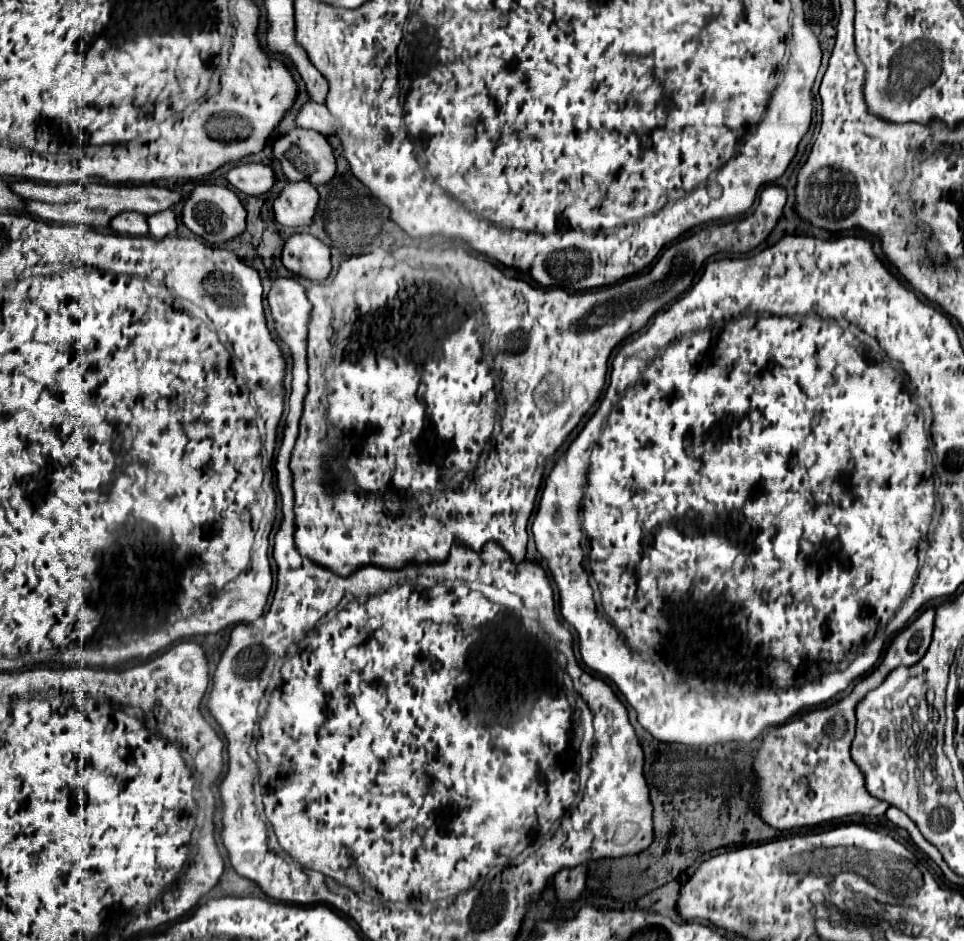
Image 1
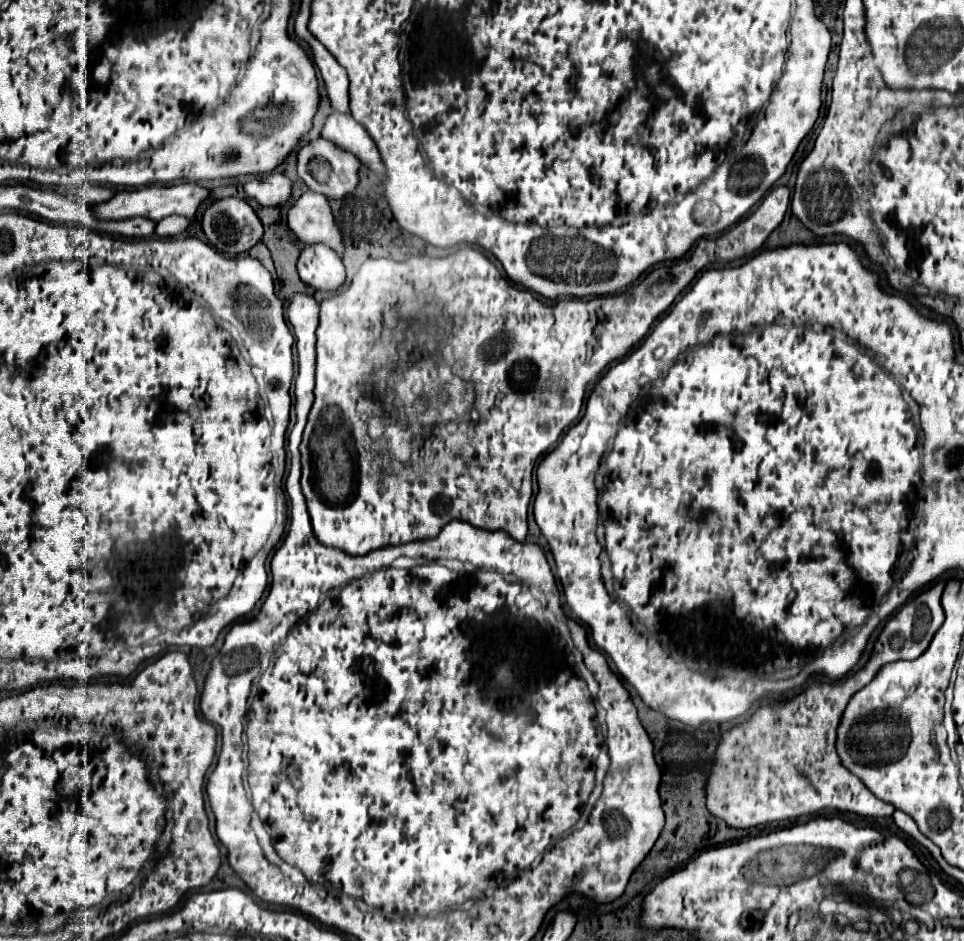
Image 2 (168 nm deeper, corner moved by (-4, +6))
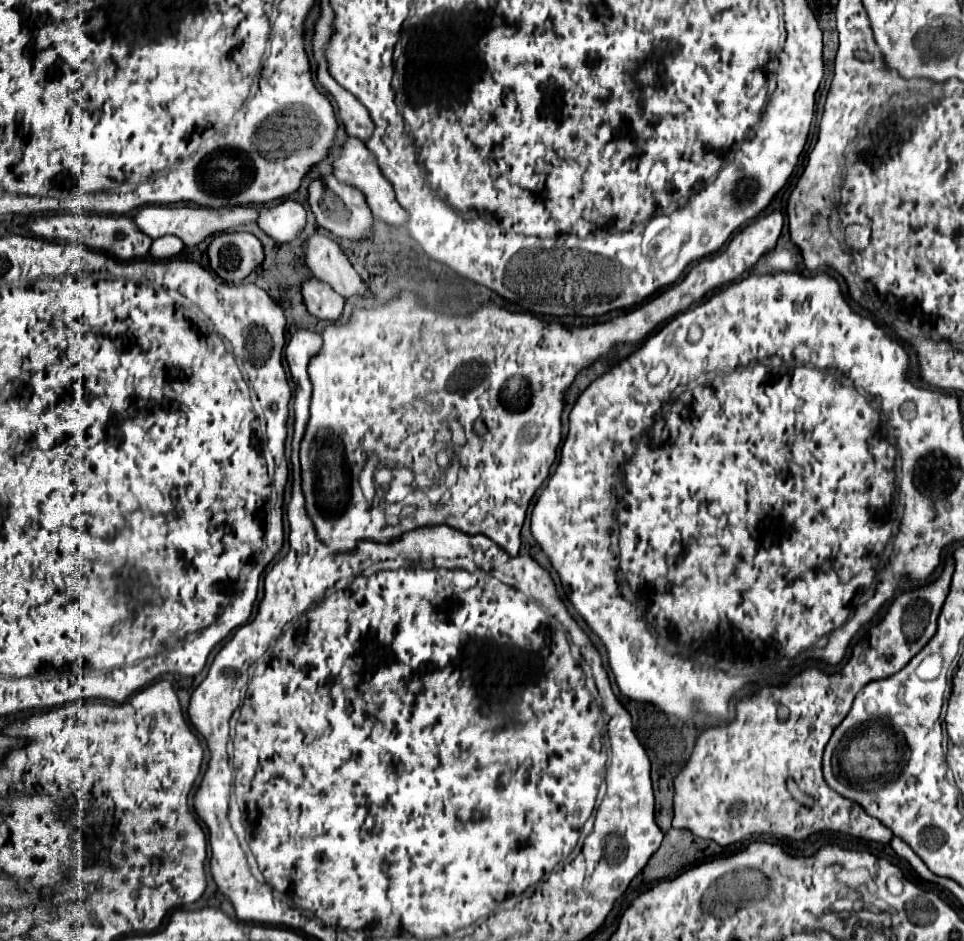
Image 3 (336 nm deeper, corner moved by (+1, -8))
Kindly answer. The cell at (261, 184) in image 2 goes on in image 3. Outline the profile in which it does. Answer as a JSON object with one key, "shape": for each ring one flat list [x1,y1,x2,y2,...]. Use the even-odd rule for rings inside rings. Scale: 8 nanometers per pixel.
{"shape":[[293,200,267,204,259,208,257,224,275,242,291,242,305,228,305,210]]}

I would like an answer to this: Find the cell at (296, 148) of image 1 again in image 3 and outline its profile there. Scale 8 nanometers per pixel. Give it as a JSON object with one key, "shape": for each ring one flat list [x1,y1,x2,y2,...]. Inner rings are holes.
{"shape":[[327,174,323,180,311,180,309,188,309,206,311,212,315,214,315,220,321,228,329,230,335,236,341,238,353,238,353,240,361,240,361,238,369,238,371,236,371,222,373,222,373,214,371,208,363,196,361,190,357,190,351,184,343,184,339,182,333,174]]}

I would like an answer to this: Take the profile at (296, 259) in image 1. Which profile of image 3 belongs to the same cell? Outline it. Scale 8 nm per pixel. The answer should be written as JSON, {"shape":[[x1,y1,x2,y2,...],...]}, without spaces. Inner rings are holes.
{"shape":[[315,276,307,278,301,284,301,294,303,294,303,302,305,302,307,310,313,316,317,316,319,320,335,322,343,312,345,298,339,296,327,282,323,282]]}

